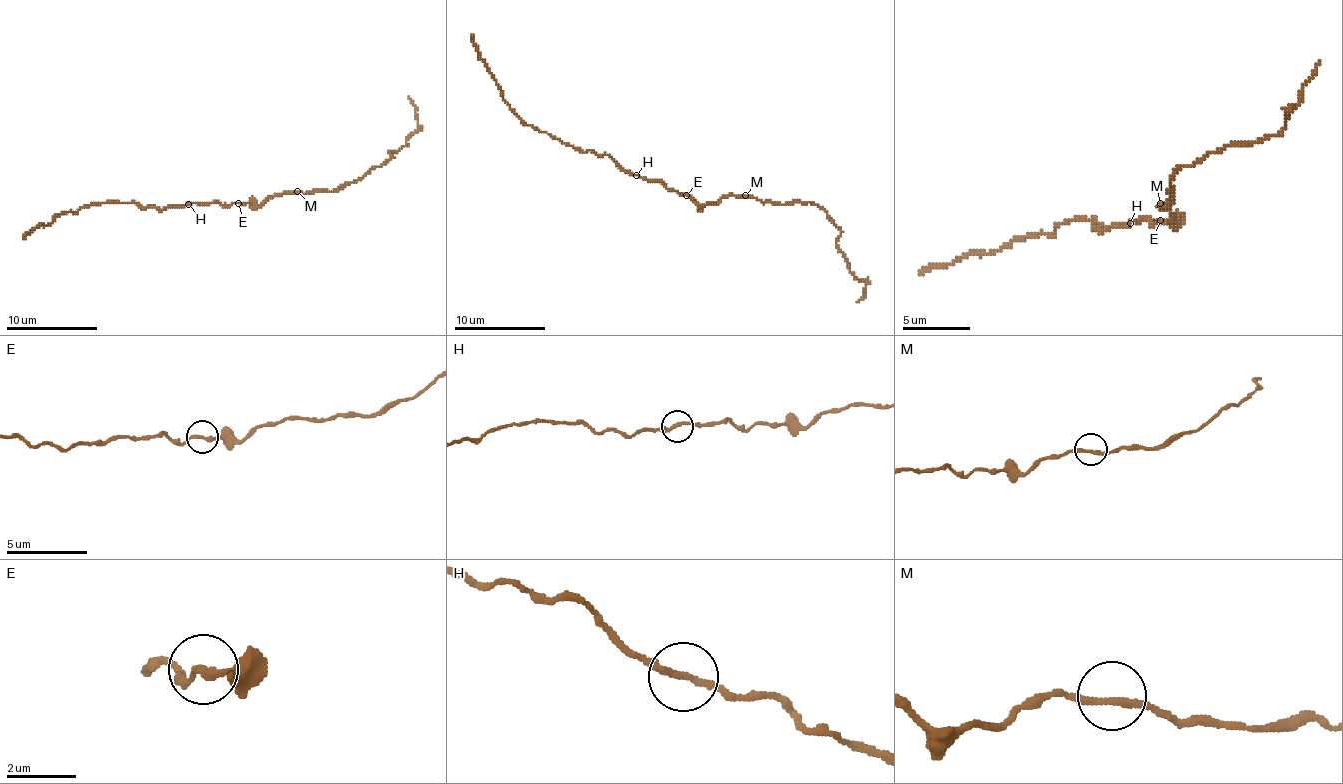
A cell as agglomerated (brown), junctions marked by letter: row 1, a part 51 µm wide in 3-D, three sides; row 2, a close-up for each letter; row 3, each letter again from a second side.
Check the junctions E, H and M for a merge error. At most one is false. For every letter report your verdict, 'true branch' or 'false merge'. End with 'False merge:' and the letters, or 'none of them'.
E: true branch
H: true branch
M: true branch
False merge: none of them

